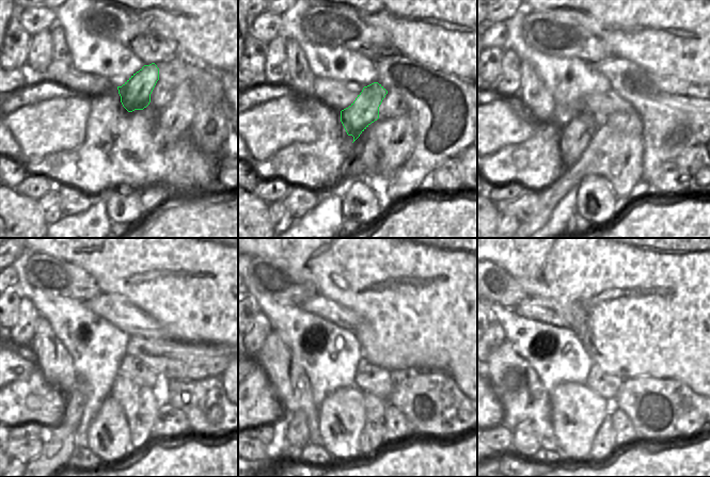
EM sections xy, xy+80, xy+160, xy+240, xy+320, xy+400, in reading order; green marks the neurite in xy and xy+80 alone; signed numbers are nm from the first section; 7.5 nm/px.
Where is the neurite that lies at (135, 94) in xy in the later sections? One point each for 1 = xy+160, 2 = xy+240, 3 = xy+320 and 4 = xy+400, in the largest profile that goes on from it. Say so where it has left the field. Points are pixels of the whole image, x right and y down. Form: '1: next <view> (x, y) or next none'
1: next xy+160 (574, 136)
2: next xy+240 (75, 400)
3: next xy+320 (294, 431)
4: next xy+400 (525, 444)

